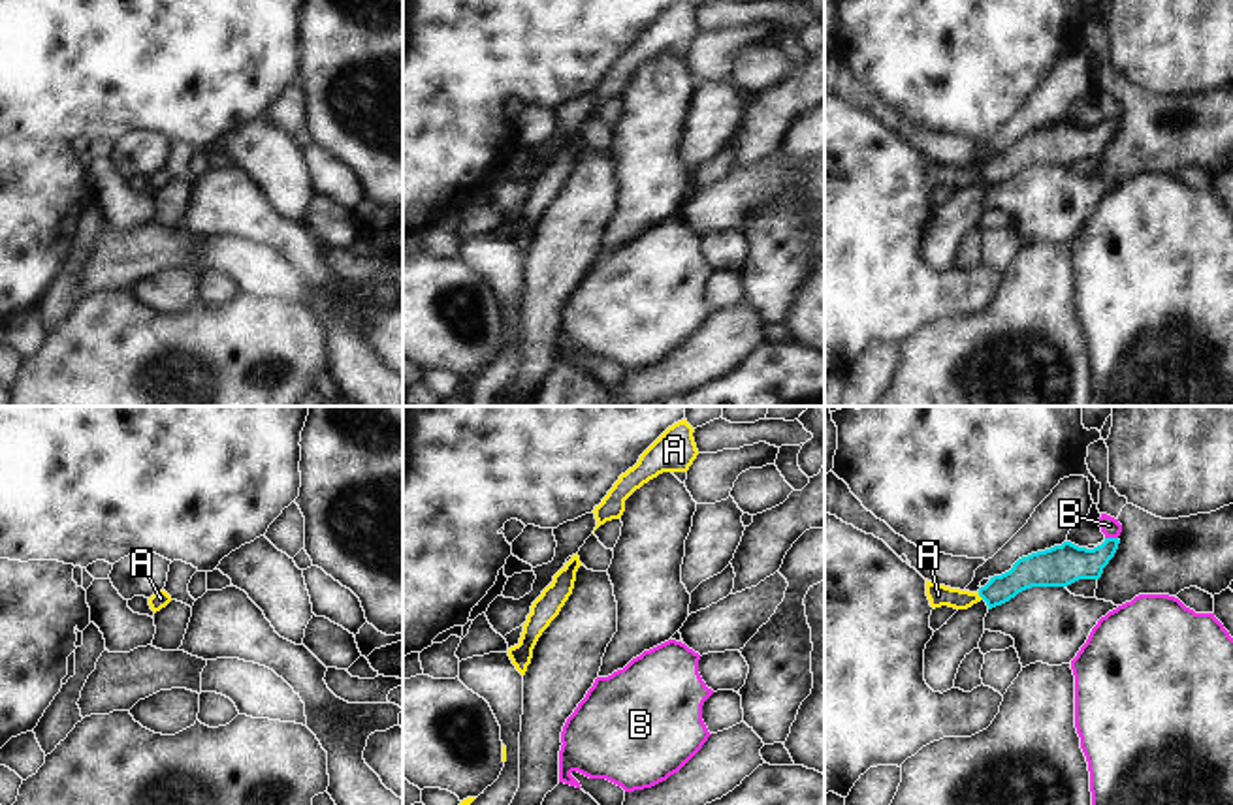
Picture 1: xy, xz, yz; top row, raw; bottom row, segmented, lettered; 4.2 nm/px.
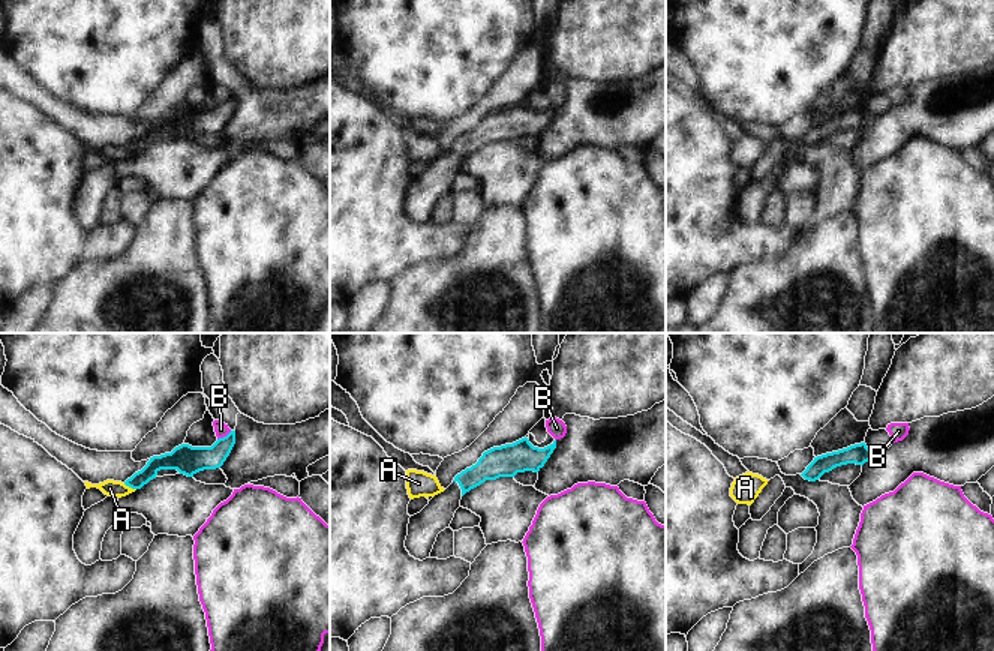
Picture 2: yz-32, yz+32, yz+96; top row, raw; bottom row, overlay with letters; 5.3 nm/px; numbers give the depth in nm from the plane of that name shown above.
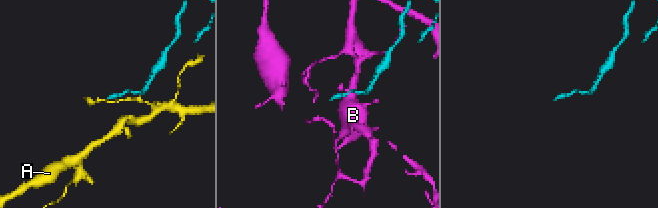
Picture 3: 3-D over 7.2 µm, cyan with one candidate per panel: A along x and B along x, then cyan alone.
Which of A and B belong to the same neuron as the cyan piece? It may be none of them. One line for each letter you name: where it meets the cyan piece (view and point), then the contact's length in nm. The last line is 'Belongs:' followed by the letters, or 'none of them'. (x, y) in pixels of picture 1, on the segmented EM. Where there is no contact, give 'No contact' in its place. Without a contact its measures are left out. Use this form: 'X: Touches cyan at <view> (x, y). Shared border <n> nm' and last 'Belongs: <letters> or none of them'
Belongs: none of them

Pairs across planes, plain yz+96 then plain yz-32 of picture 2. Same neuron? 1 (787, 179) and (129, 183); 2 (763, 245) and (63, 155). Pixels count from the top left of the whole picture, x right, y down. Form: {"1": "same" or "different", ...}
{"1": "same", "2": "same"}

